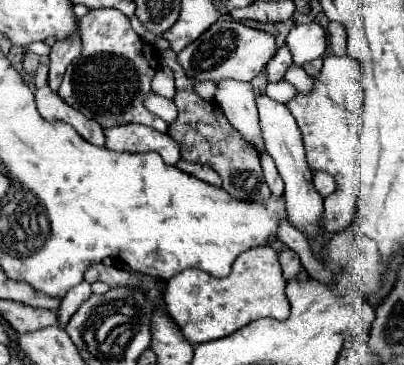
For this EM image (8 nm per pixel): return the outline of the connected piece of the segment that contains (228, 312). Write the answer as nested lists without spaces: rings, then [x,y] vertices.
[[[267,245],[241,253],[233,263],[231,273],[223,279],[209,277],[197,269],[185,269],[185,273],[167,281],[163,299],[167,315],[173,317],[175,325],[191,345],[227,337],[261,317],[279,321],[289,317],[289,301],[285,297],[285,279],[281,275],[277,251]]]

